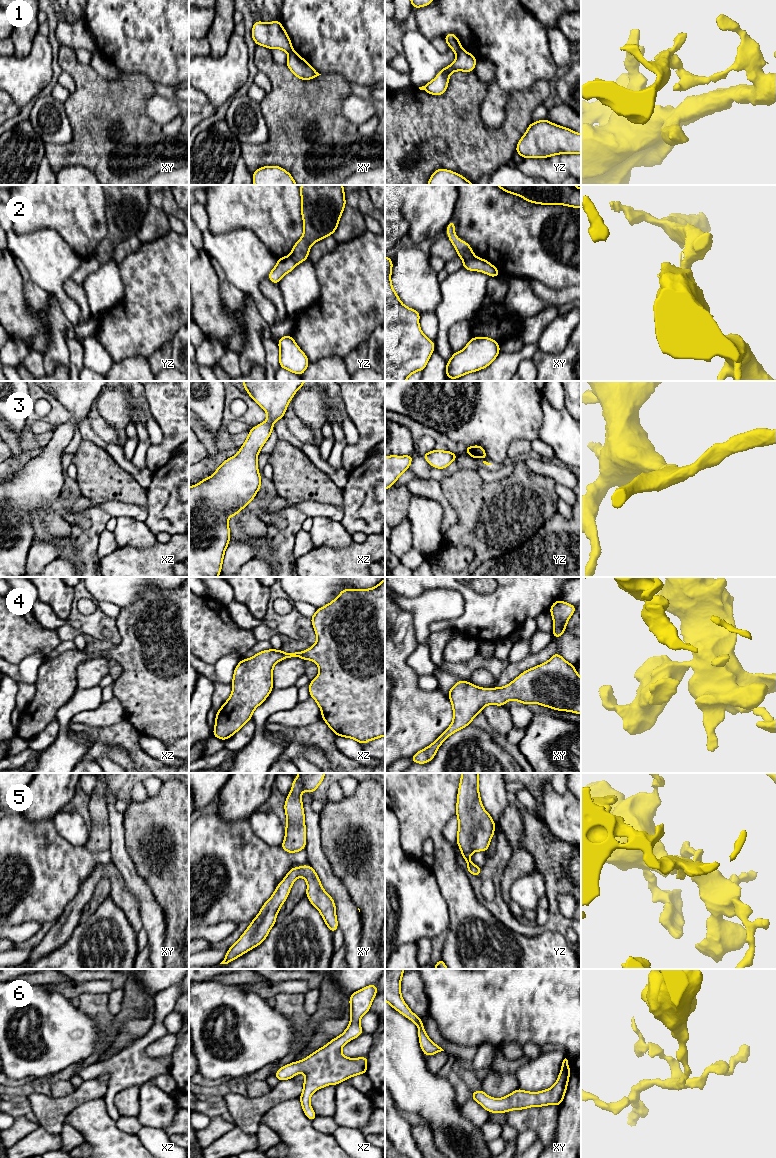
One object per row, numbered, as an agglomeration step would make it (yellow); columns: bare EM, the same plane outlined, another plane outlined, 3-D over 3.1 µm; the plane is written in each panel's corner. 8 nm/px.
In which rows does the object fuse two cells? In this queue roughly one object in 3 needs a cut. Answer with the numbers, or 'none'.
1, 2

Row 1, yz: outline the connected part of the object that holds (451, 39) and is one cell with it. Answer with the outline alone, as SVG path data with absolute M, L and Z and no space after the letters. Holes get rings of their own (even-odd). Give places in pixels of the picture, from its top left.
M448 33L444 36L444 40L448 44L449 48L454 52L462 50L461 43L458 37L454 33Z

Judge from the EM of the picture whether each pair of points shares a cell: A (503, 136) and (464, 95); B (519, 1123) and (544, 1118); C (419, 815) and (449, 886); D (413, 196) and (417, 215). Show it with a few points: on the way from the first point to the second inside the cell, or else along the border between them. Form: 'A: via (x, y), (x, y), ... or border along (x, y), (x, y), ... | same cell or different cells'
A: via (489, 136), (464, 113), (464, 109) | same cell
B: via (525, 1119), (538, 1119) | same cell
C: via (435, 833), (445, 851), (445, 868) | same cell
D: via (417, 201), (417, 210) | same cell

